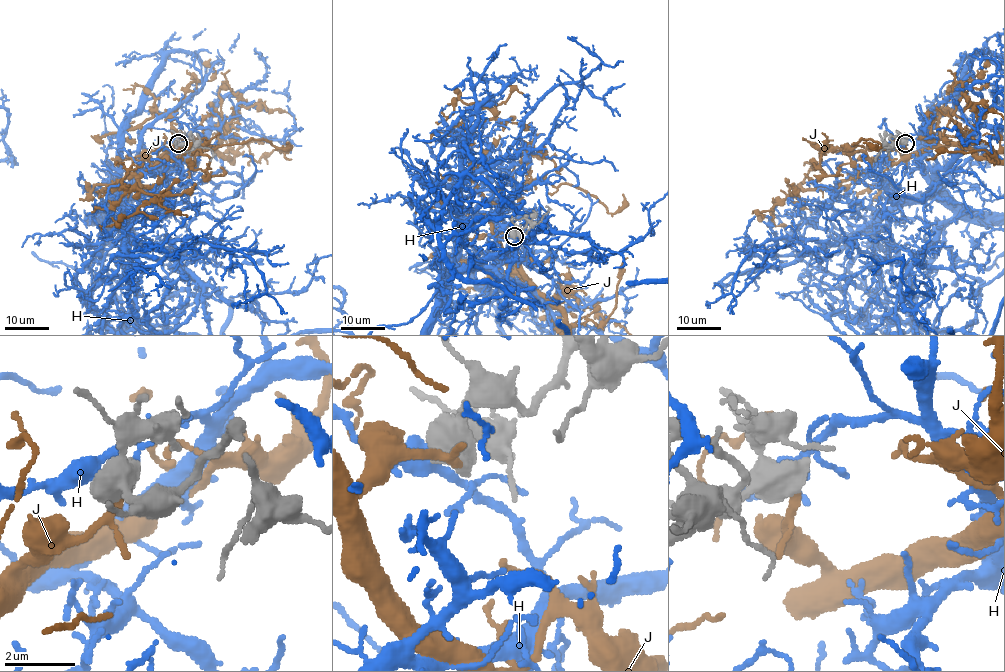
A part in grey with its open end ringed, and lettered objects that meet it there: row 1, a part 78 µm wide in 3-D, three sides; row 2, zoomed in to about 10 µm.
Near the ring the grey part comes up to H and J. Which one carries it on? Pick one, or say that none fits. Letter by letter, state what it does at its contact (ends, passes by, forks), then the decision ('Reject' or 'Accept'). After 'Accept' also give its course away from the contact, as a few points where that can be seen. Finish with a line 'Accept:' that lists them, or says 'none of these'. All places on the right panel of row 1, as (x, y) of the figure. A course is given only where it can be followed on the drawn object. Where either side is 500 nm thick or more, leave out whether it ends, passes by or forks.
H: Reject
J: Accept
Accept: J

